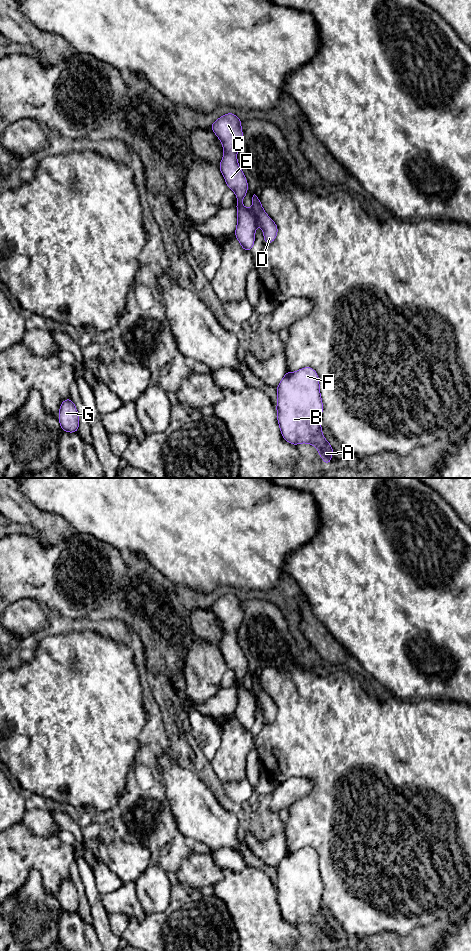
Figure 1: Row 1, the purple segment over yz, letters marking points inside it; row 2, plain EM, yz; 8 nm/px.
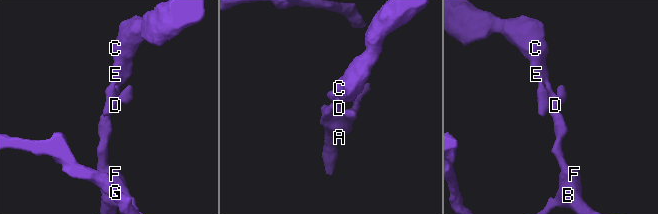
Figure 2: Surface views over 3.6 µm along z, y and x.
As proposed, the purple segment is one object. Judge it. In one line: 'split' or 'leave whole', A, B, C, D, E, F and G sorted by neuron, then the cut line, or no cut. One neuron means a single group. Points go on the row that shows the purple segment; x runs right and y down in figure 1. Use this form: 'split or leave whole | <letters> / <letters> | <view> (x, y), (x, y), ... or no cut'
leave whole | A B C D E F G | no cut

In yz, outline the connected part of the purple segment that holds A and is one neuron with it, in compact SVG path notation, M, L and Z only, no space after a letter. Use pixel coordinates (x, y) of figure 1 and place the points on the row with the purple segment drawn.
M306 366L296 372L286 371L277 389L277 421L281 435L285 441L296 446L308 443L318 448L317 452L326 466L331 463L334 450L331 444L322 435L321 415L323 413L323 401L321 399L318 373Z

